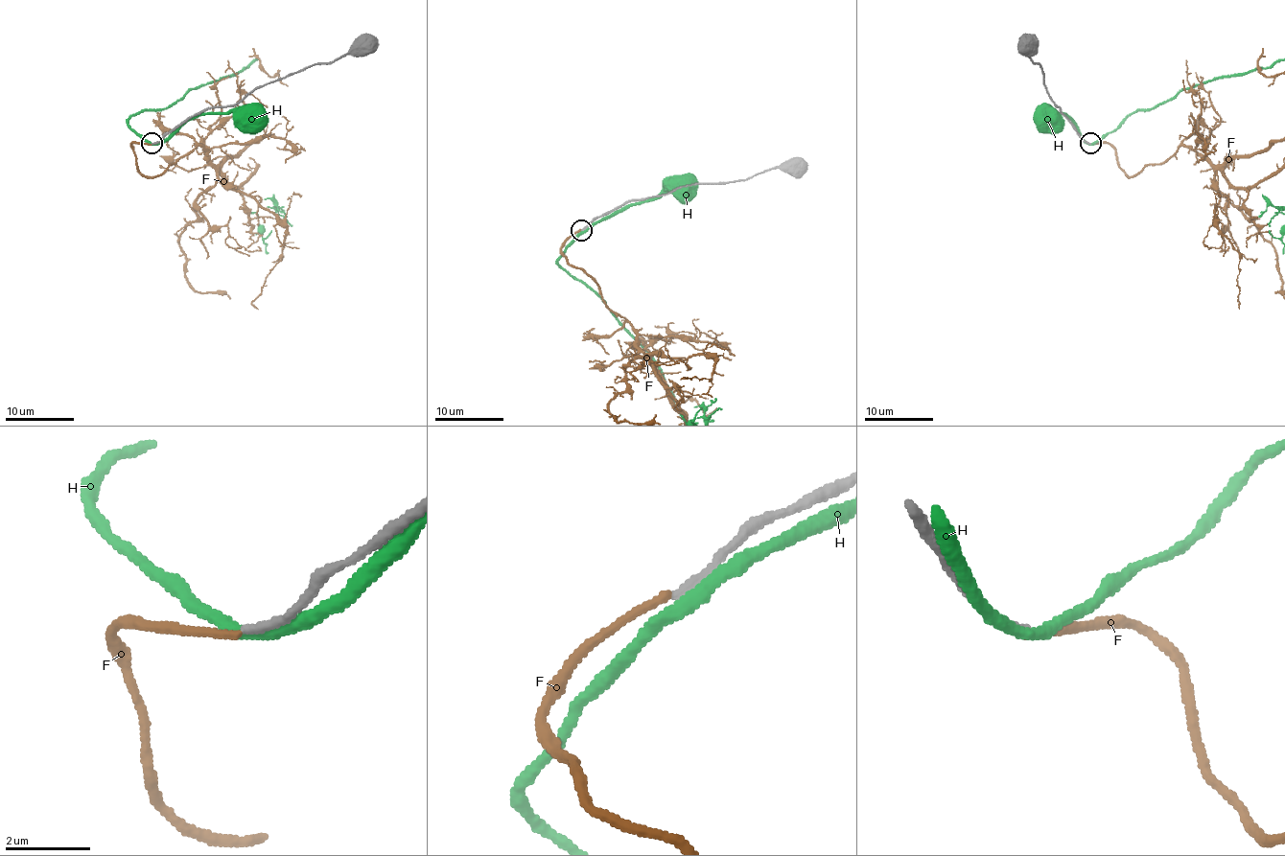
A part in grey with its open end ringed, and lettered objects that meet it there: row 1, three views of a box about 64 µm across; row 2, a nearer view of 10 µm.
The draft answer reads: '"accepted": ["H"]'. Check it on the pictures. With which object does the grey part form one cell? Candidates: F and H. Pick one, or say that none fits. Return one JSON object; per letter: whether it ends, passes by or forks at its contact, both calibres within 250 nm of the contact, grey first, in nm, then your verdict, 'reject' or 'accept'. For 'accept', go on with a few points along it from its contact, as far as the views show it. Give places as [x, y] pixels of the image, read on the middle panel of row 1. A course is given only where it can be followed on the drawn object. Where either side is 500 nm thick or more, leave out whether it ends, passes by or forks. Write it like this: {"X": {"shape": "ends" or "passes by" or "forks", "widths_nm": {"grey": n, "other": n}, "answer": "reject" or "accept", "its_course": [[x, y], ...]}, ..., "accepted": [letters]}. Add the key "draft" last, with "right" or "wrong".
{"F": {"shape": "ends", "widths_nm": {"grey": 200, "other": 170}, "answer": "reject"}, "H": {"shape": "passes by", "widths_nm": {"grey": 280, "other": 320}, "answer": "reject"}, "accepted": [], "draft": "wrong"}

